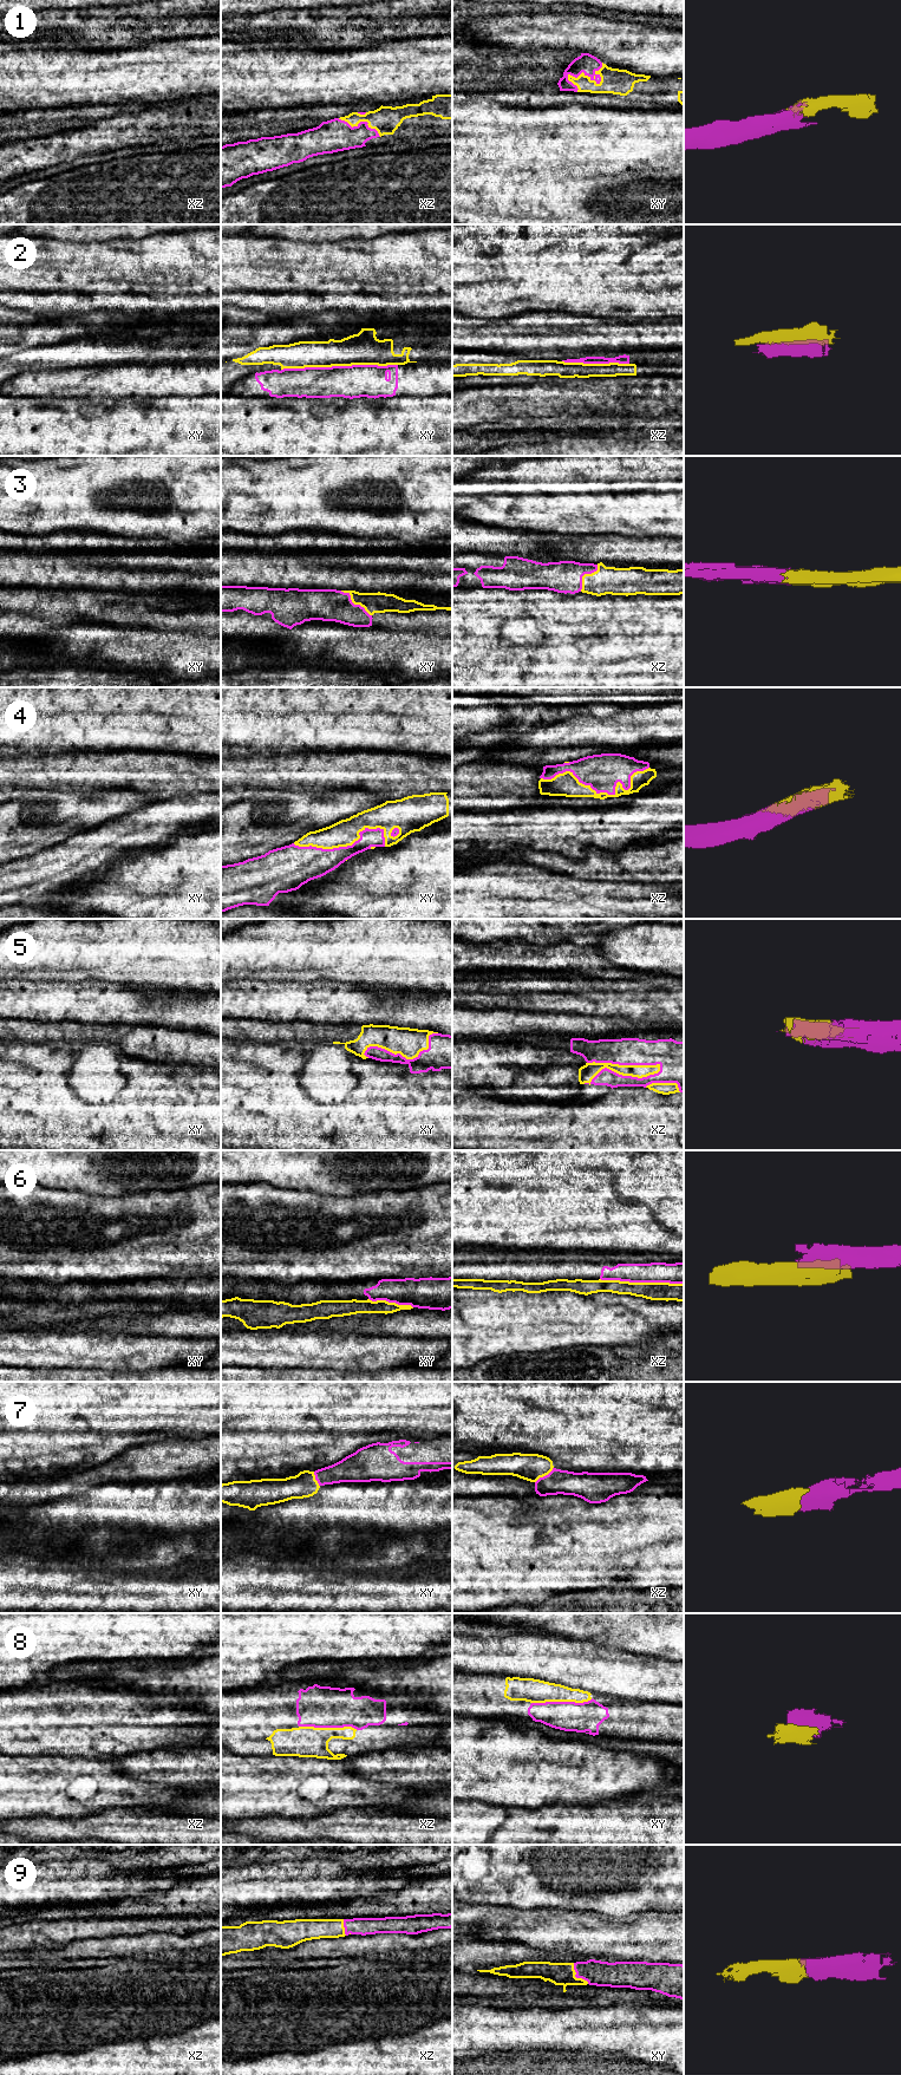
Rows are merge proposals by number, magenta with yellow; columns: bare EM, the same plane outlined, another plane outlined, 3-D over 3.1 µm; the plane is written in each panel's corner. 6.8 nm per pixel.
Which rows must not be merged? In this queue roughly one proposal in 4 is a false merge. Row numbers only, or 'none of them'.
2, 6

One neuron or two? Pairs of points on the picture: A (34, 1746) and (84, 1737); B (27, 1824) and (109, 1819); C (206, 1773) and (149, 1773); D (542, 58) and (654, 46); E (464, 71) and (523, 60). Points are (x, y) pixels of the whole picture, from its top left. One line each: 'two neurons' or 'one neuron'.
A: one neuron
B: one neuron
C: one neuron
D: two neurons
E: one neuron

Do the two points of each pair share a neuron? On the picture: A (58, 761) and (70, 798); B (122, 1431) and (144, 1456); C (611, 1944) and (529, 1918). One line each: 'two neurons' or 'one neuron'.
A: two neurons
B: two neurons
C: one neuron

